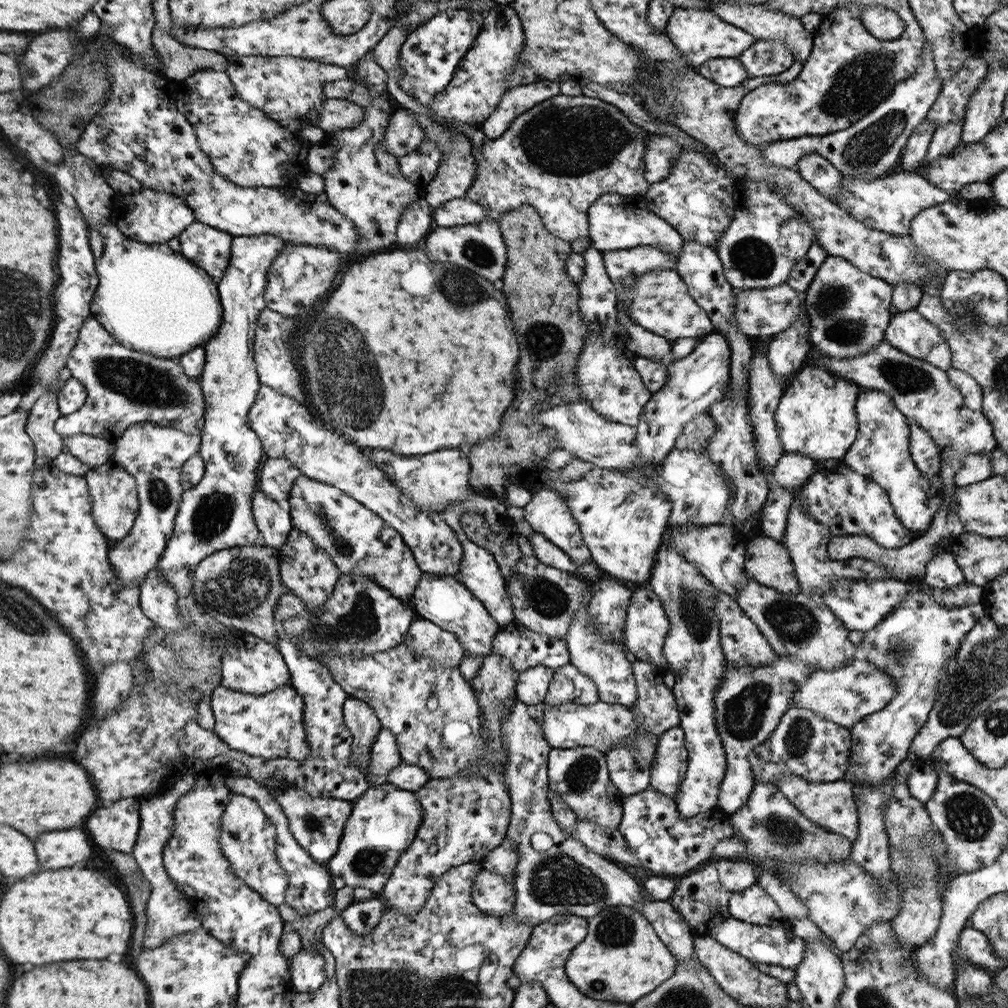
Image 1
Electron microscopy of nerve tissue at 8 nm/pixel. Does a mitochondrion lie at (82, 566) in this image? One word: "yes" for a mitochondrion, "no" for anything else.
no

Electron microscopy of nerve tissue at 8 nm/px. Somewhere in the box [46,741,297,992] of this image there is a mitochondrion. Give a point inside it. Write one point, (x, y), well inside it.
(198, 857)

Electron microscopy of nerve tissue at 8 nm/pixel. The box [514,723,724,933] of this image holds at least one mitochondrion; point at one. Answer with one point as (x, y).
(558, 879)

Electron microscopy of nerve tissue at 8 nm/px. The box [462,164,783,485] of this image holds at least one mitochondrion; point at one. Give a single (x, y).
(544, 342)

